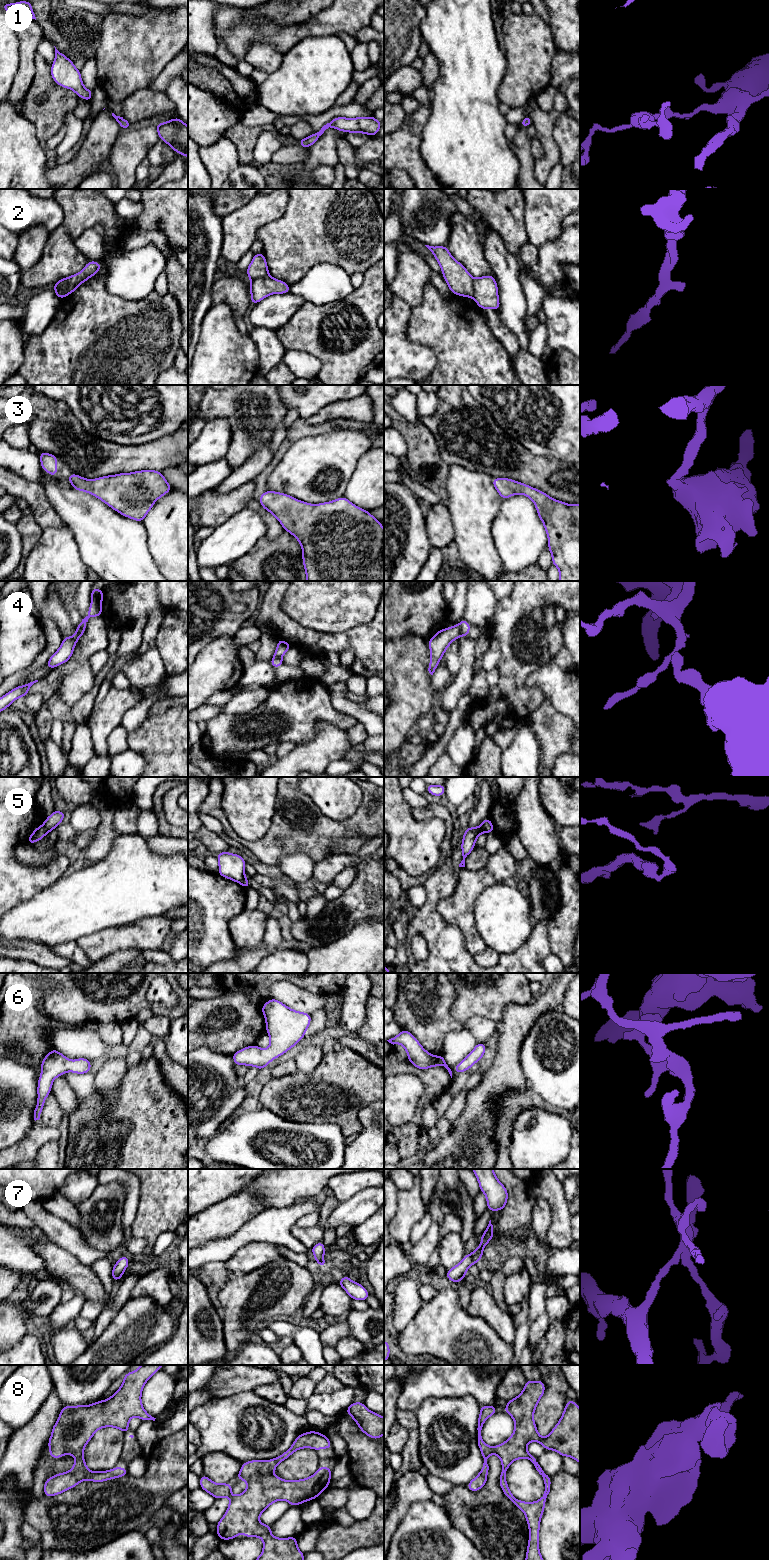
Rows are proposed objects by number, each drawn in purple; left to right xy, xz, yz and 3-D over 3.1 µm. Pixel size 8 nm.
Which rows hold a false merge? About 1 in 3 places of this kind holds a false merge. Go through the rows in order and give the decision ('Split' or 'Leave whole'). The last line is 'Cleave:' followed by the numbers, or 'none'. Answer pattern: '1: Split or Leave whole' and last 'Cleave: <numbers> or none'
1: Leave whole
2: Split
3: Leave whole
4: Split
5: Split
6: Leave whole
7: Leave whole
8: Leave whole
Cleave: 2, 4, 5

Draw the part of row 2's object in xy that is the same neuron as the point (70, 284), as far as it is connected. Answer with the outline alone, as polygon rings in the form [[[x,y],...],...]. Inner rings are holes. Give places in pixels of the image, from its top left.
[[[89,261],[81,272],[62,280],[60,285],[64,291],[60,300],[70,295],[79,287],[80,284],[84,283],[90,277],[93,277],[96,273],[98,273],[101,267],[102,265],[100,265],[98,261]]]

